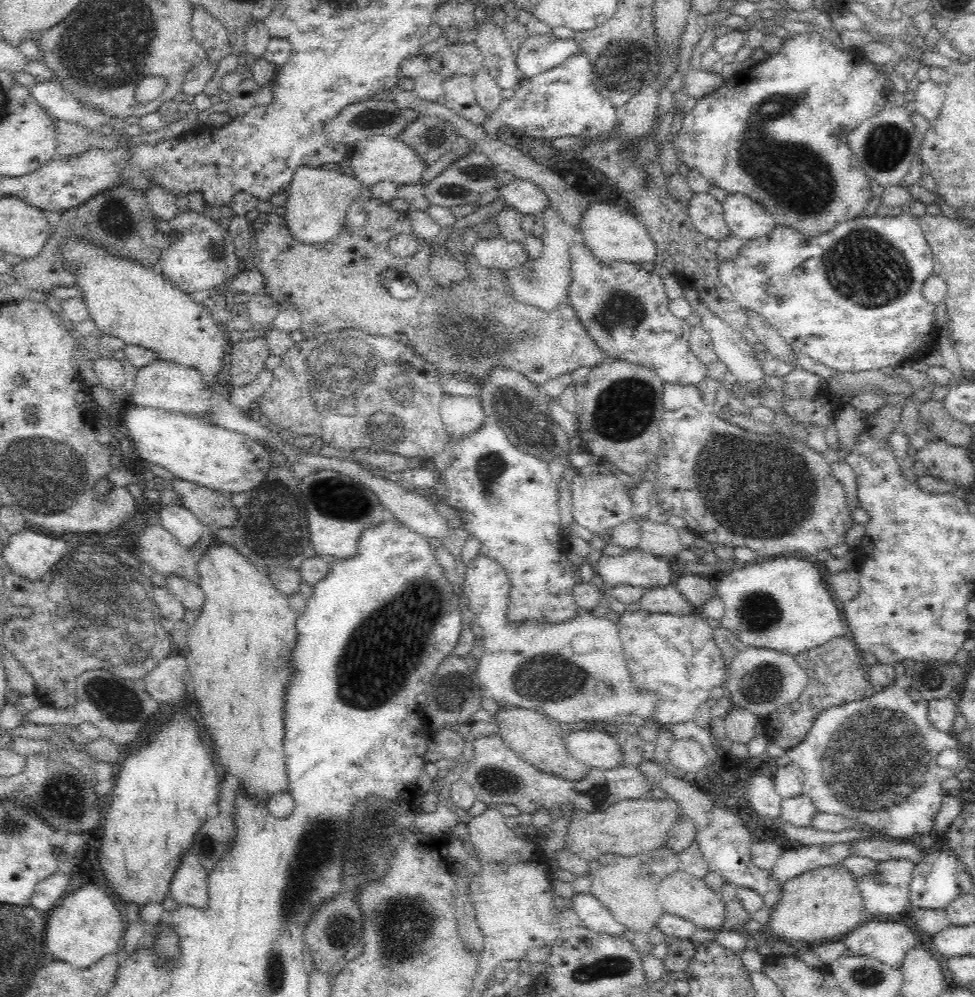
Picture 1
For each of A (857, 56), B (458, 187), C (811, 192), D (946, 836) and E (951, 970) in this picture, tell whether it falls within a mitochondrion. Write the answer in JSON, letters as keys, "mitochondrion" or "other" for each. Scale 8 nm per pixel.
{"A":"other","B":"mitochondrion","C":"mitochondrion","D":"other","E":"other"}

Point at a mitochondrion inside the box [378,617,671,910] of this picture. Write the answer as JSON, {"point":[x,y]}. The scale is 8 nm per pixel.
{"point":[546,672]}

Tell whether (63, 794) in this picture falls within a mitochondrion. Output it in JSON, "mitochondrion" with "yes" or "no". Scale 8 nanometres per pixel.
{"mitochondrion":"yes"}

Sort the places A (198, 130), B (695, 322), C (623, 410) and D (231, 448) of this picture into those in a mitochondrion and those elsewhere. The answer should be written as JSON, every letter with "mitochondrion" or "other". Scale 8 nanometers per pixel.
{"A":"other","B":"other","C":"mitochondrion","D":"other"}

